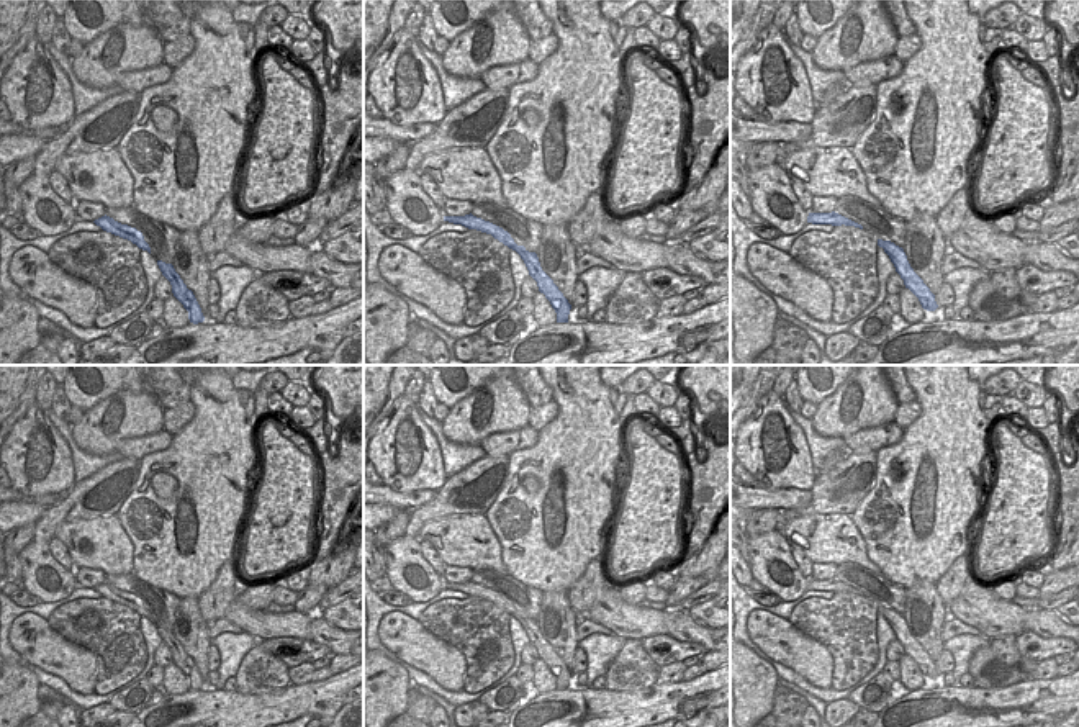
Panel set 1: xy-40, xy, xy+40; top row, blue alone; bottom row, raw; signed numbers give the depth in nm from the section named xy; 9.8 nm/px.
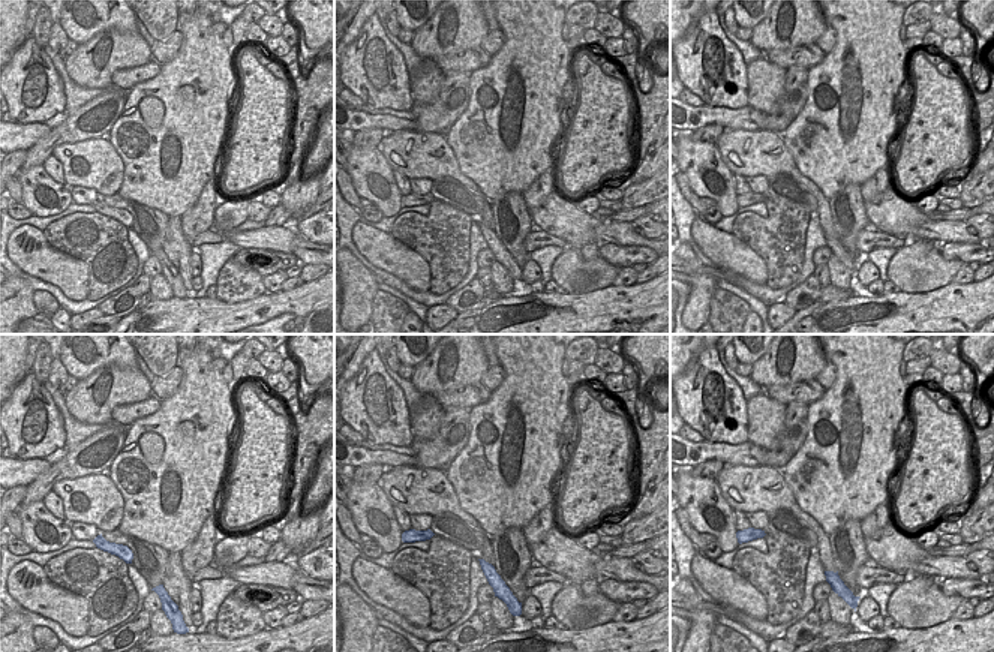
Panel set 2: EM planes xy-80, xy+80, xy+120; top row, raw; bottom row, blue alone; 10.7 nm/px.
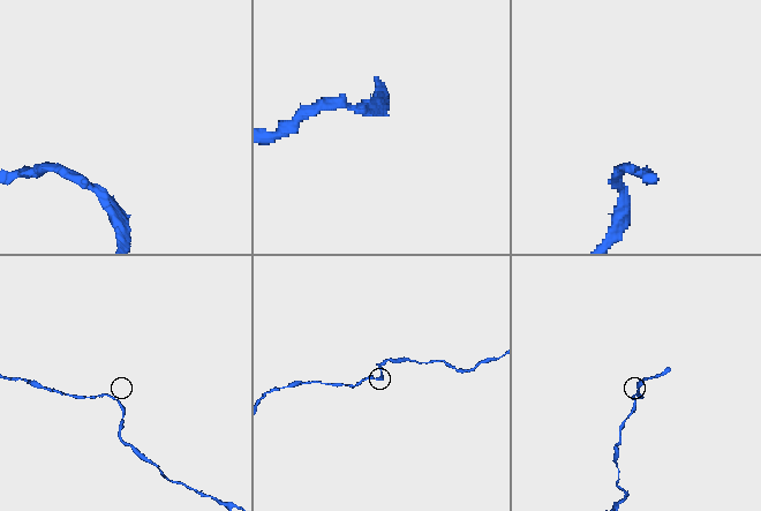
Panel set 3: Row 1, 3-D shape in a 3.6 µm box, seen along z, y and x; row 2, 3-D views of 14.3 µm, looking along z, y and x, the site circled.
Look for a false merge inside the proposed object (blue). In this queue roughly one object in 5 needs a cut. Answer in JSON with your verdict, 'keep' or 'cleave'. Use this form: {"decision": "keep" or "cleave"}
{"decision": "keep"}

